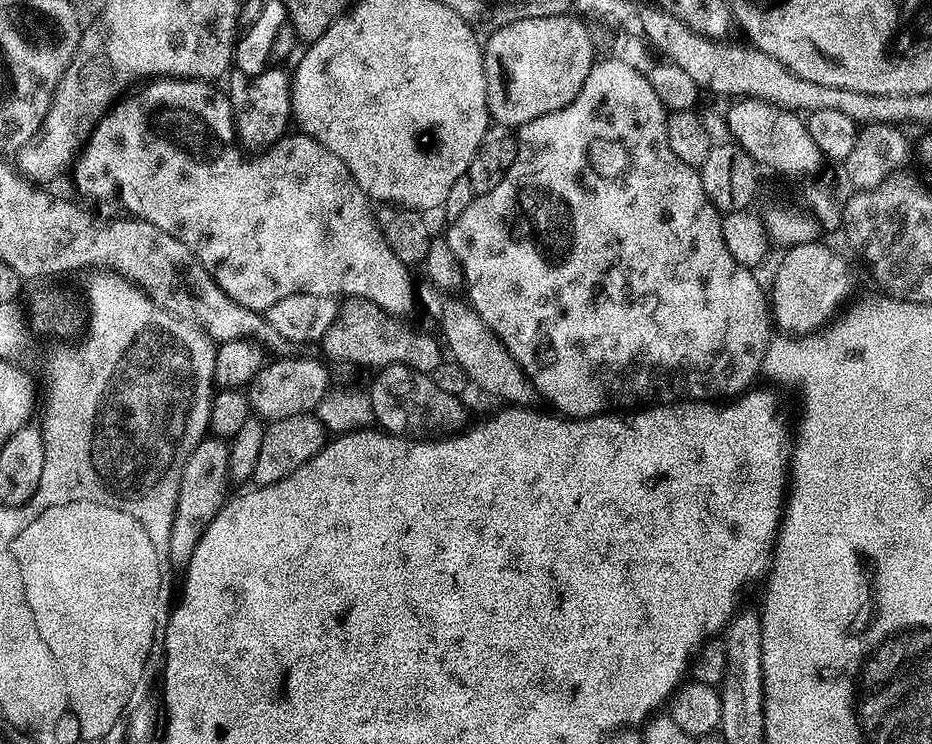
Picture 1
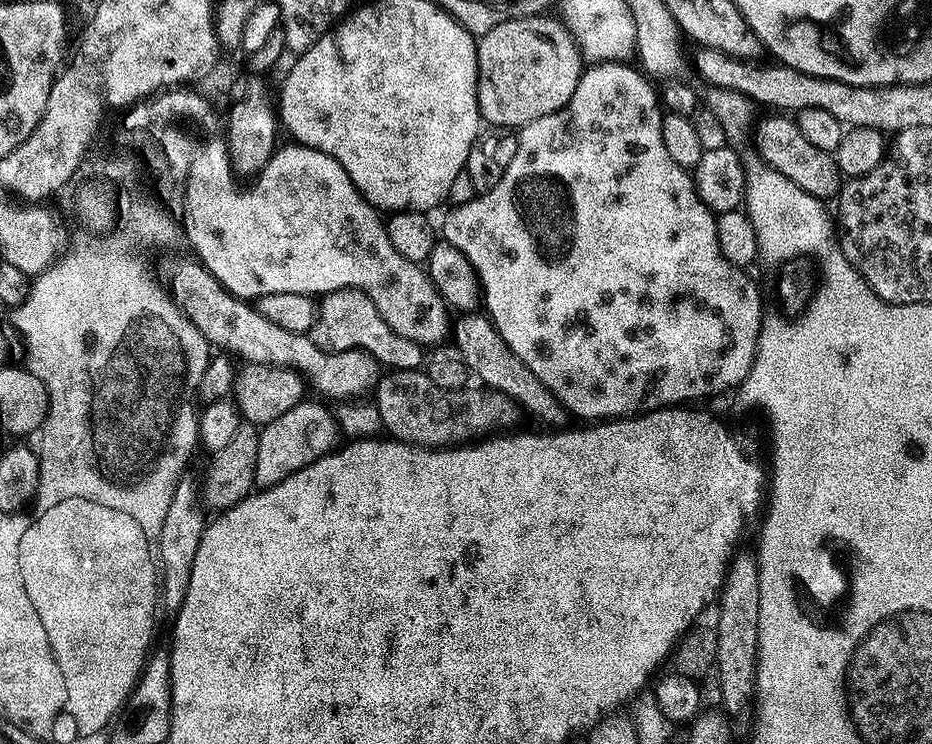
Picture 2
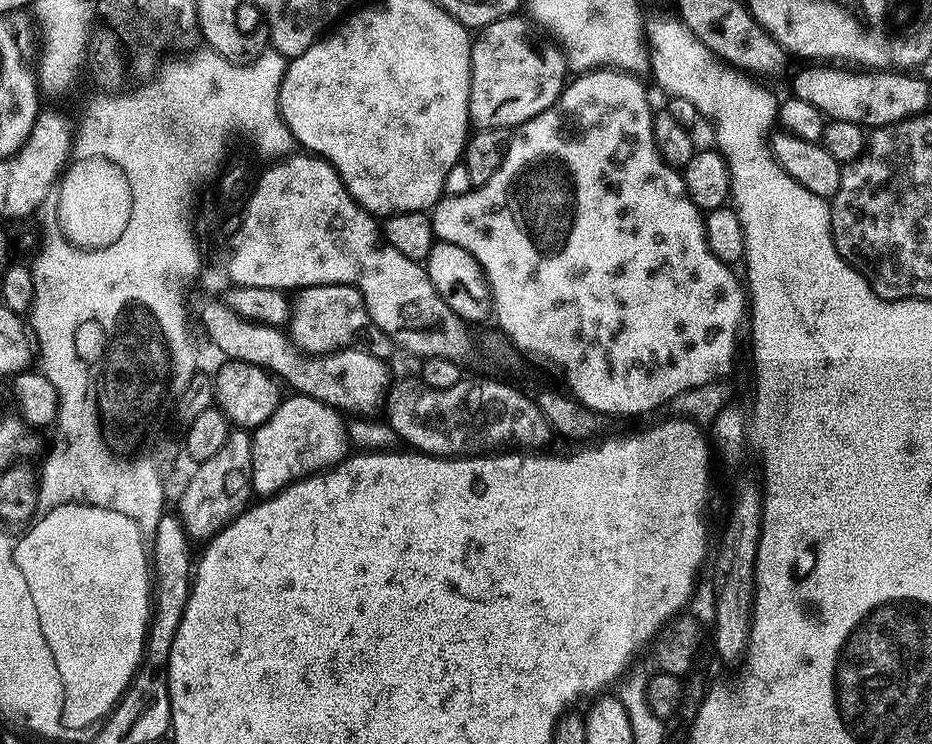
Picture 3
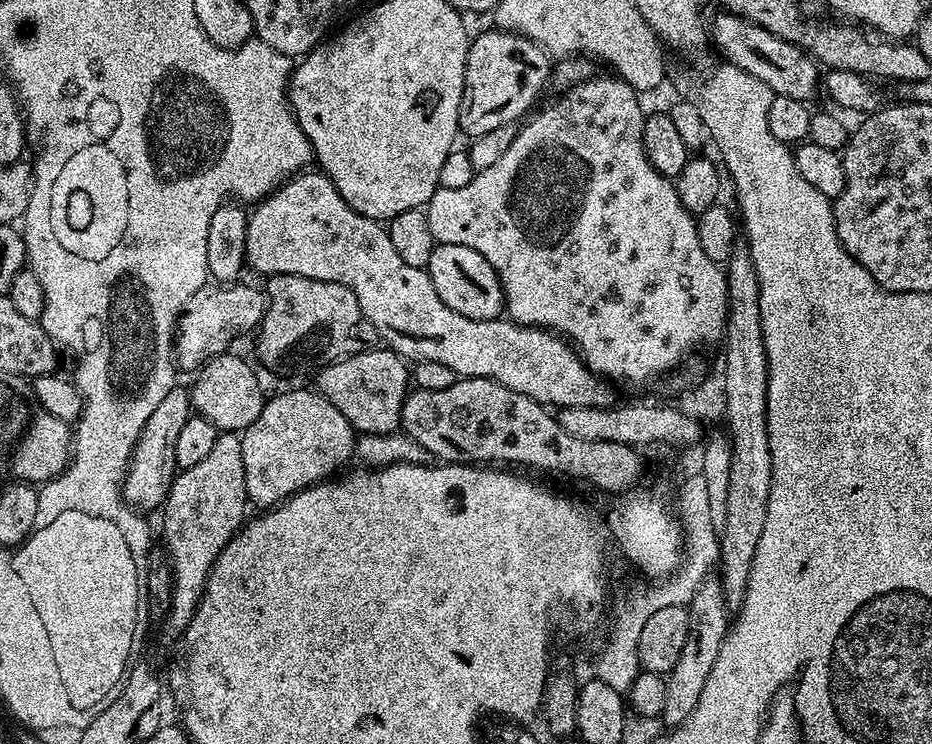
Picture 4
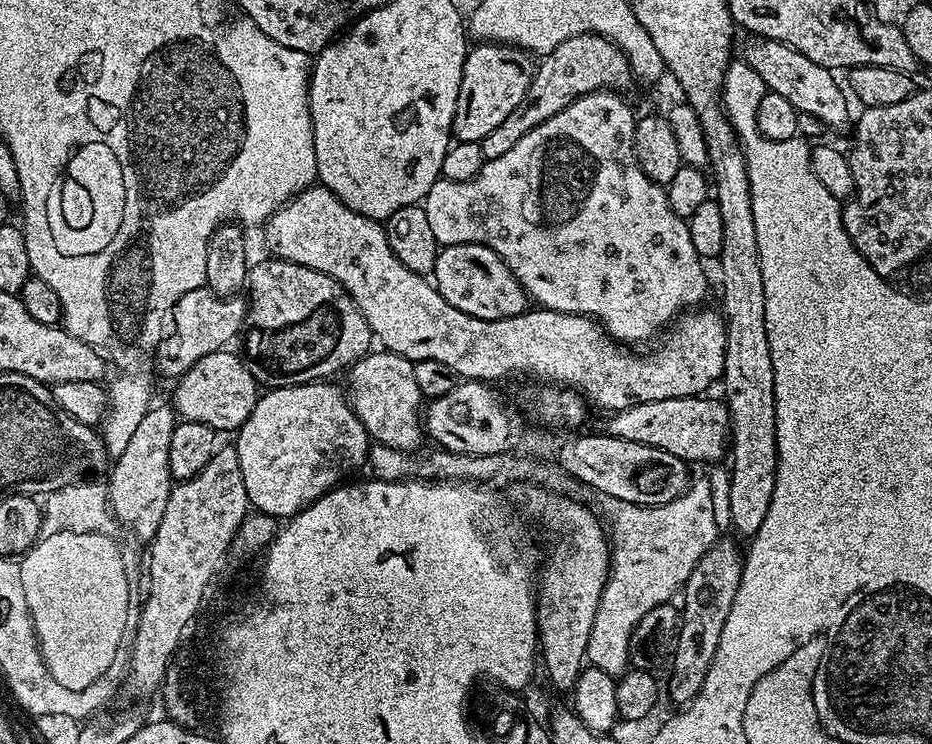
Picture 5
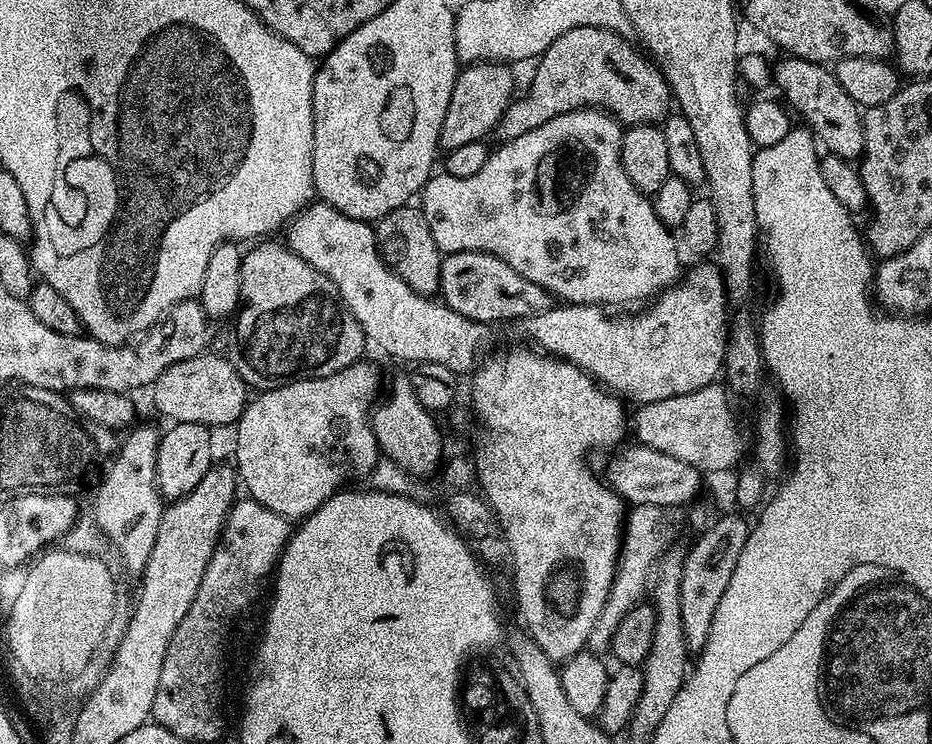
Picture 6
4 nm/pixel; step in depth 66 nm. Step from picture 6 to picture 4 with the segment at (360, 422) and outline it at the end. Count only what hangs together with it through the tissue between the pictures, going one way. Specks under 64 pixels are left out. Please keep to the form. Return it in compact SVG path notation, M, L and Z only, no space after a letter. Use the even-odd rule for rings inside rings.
M311 391L284 392L273 400L272 397L265 399L262 414L258 414L258 418L250 427L244 429L240 436L248 499L253 505L256 503L260 510L271 510L303 488L310 488L314 484L335 477L341 471L339 468L348 459L353 459L358 439L356 429L344 417L342 410L338 410L338 406L331 404L319 391Z

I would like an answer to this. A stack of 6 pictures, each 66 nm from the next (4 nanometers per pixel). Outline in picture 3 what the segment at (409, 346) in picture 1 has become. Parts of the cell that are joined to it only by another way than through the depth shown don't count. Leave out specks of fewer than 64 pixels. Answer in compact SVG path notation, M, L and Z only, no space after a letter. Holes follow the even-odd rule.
M323 284L299 289L295 296L290 304L286 332L301 353L327 356L329 352L338 352L341 348L351 348L364 342L360 340L368 340L367 347L375 356L391 357L391 352L394 352L392 339L373 324L364 305L364 295L356 288L349 284Z

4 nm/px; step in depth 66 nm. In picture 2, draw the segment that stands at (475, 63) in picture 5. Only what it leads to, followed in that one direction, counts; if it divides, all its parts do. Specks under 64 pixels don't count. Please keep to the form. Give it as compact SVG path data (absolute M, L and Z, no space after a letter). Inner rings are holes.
M548 14L519 16L517 20L507 20L494 26L485 36L479 37L476 61L480 67L476 79L476 102L481 121L485 125L497 124L500 128L513 130L519 130L531 120L563 108L578 86L582 71L582 59L572 33L559 19L551 20Z

